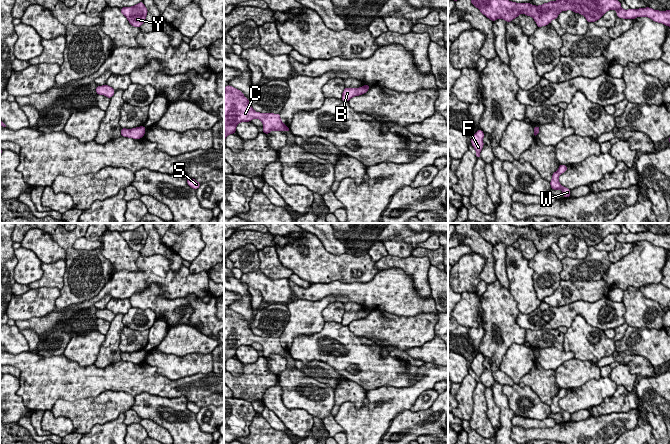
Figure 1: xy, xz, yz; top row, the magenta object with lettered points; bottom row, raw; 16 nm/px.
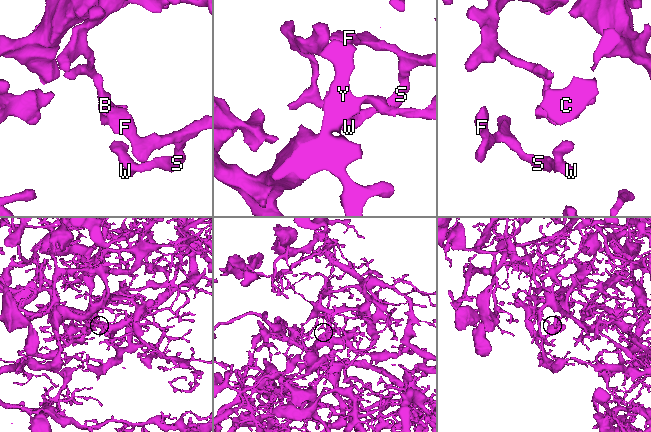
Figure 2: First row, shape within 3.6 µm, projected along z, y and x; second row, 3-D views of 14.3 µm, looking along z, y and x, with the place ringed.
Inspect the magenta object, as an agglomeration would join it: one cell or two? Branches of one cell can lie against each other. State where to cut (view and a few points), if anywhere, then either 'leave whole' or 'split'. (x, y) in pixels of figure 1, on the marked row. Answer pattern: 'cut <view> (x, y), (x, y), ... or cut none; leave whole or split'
cut none; leave whole

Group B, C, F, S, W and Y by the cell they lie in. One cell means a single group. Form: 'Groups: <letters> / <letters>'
Groups: B C F S W Y

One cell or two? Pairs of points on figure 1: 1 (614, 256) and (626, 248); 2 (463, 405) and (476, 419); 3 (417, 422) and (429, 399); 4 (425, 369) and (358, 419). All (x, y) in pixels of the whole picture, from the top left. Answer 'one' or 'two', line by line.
1: one
2: two
3: two
4: one

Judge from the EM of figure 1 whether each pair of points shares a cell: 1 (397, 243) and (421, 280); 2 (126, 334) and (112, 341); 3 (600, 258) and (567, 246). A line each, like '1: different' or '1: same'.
1: different
2: different
3: different

